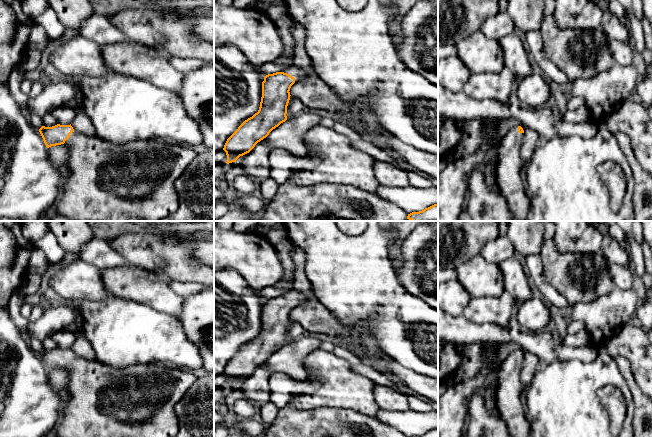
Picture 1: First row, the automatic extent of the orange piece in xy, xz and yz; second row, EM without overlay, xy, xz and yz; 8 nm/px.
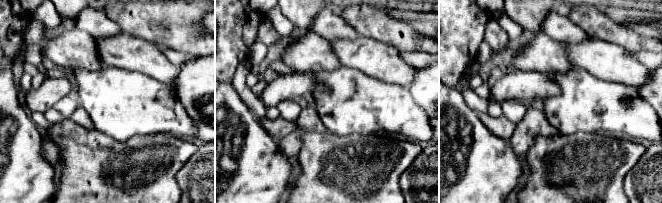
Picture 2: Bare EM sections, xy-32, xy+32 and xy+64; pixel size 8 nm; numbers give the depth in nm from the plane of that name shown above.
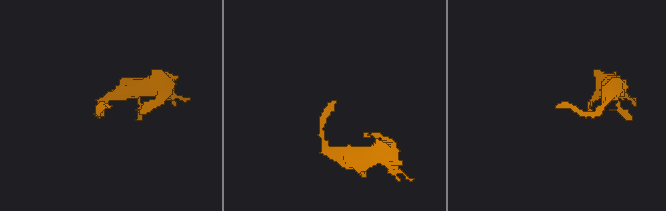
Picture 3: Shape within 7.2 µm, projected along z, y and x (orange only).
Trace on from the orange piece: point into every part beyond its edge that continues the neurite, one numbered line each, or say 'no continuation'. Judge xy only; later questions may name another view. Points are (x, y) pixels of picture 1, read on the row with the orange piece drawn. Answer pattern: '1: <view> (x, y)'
1: xy (135, 181)

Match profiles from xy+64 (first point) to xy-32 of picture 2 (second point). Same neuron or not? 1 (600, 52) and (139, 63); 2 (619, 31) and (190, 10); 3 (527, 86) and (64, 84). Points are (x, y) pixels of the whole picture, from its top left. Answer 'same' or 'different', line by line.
1: same
2: same
3: same

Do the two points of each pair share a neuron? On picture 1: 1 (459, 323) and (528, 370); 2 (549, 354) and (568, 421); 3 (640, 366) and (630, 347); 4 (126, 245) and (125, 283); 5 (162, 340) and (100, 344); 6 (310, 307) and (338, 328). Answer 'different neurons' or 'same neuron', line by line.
1: different neurons
2: different neurons
3: same neuron
4: different neurons
5: same neuron
6: same neuron

